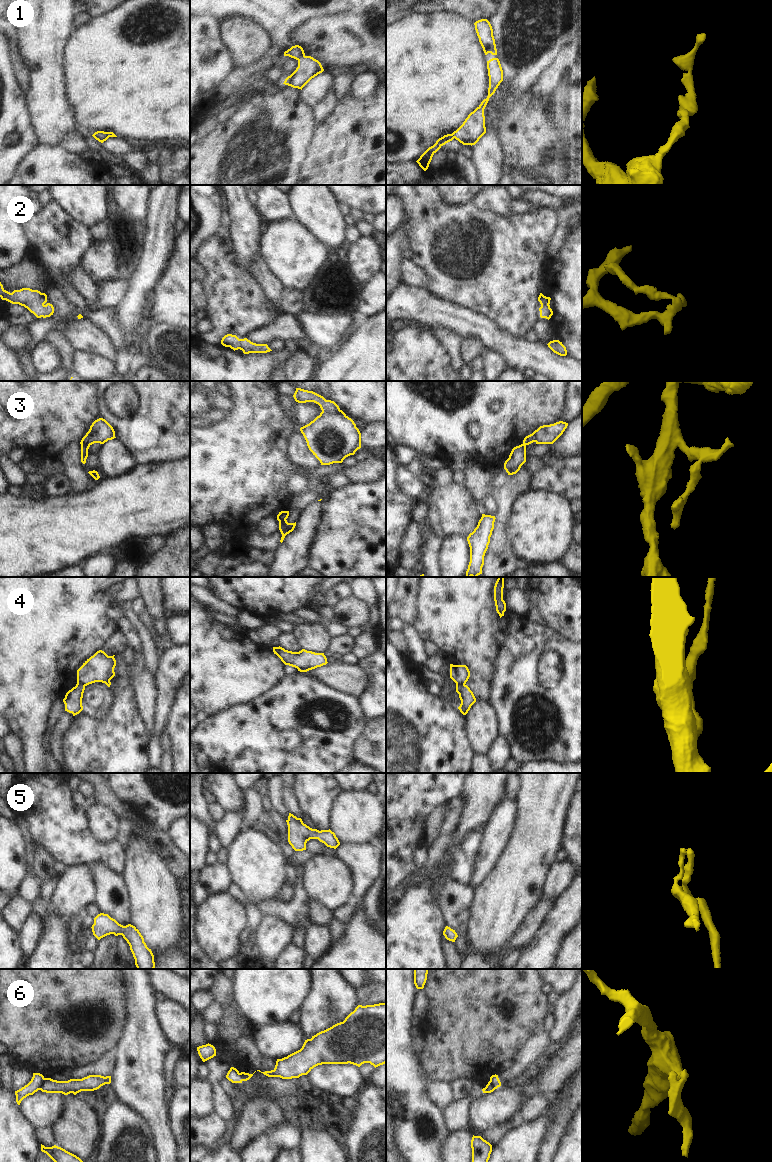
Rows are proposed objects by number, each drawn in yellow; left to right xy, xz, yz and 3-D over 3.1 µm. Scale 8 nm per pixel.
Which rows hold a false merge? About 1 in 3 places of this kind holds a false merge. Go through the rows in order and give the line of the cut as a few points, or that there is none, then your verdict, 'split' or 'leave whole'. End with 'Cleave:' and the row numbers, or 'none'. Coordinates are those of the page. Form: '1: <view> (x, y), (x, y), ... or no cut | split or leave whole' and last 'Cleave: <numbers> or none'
1: no cut | leave whole
2: no cut | leave whole
3: xy (89, 444), (81, 445) | split
4: yz (464, 684), (456, 685) | split
5: no cut | leave whole
6: xy (45, 1078), (39, 1089) | split
Cleave: 3, 4, 6

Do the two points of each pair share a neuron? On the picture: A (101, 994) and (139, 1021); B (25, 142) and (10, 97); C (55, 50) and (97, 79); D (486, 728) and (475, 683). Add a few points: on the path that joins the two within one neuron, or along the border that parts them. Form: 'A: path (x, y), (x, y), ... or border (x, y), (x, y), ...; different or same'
A: border (125, 989), (126, 1023), (122, 1035); different
B: path (20, 131), (10, 120), (10, 108); same
C: border (73, 35), (66, 48), (67, 80); different
D: border (476, 699), (489, 702); different

